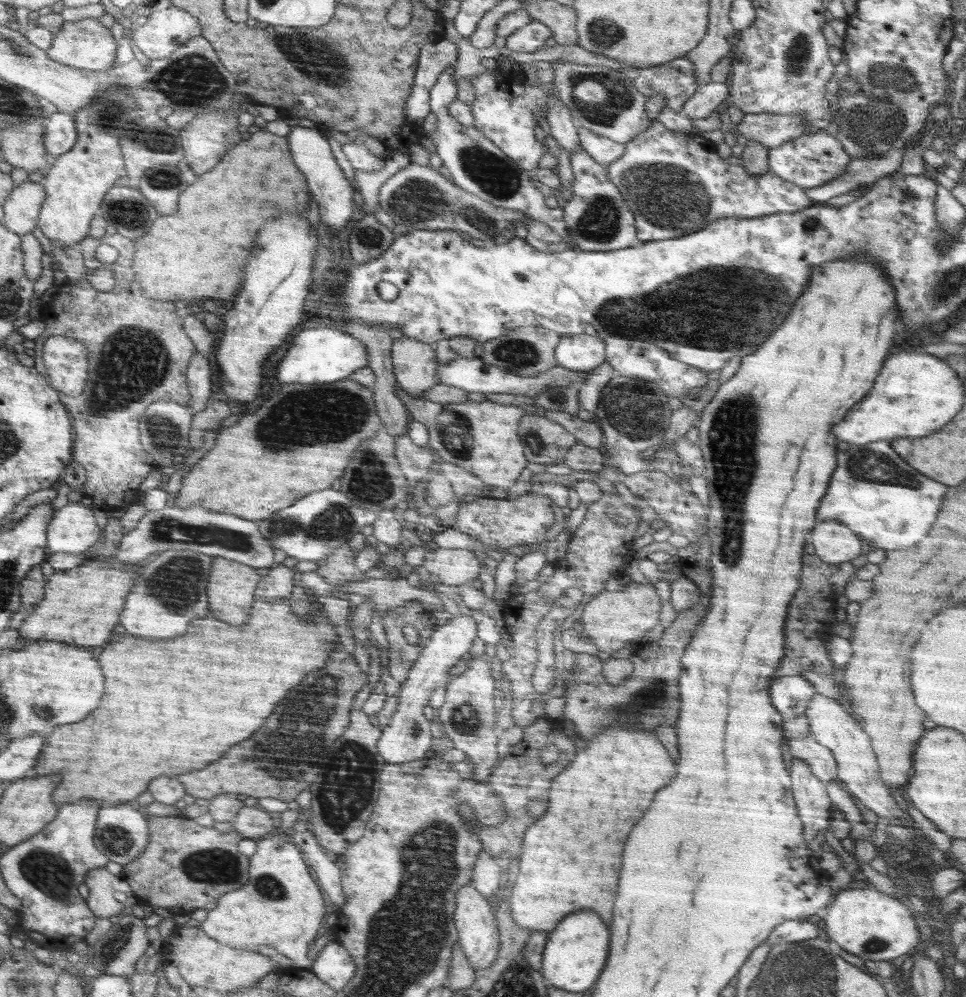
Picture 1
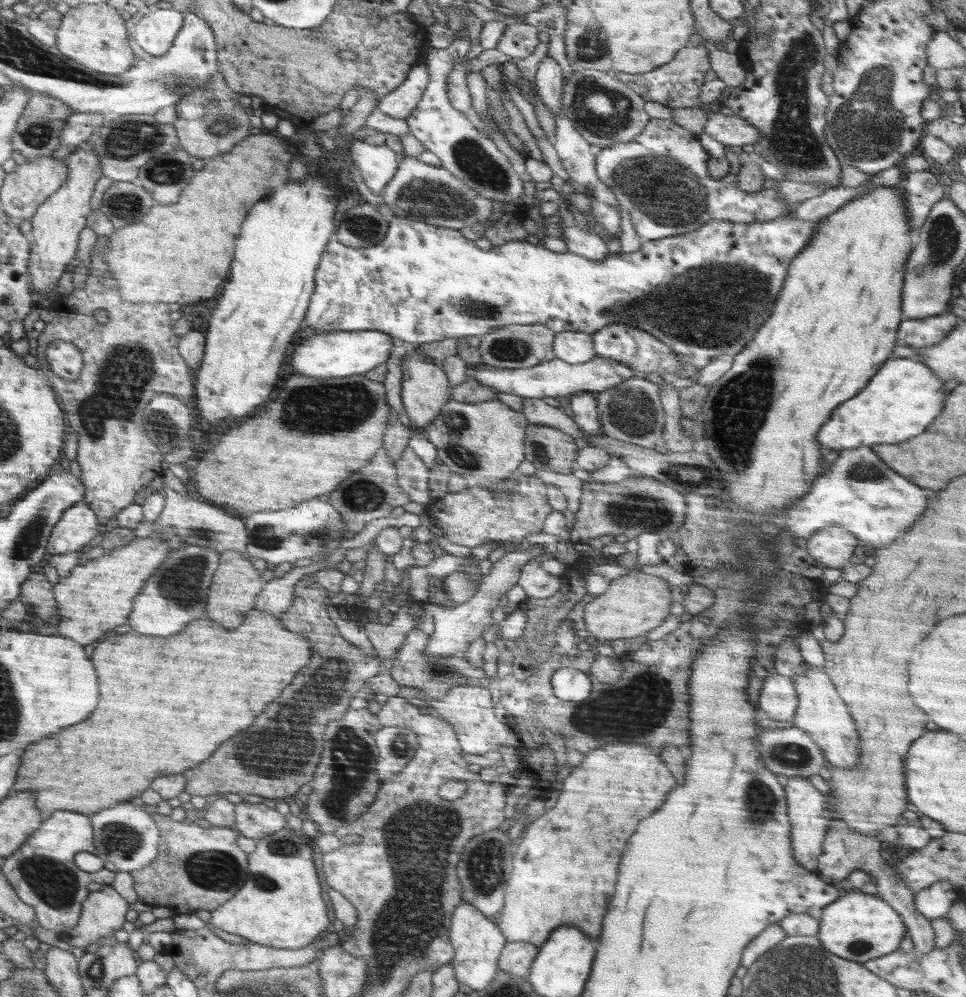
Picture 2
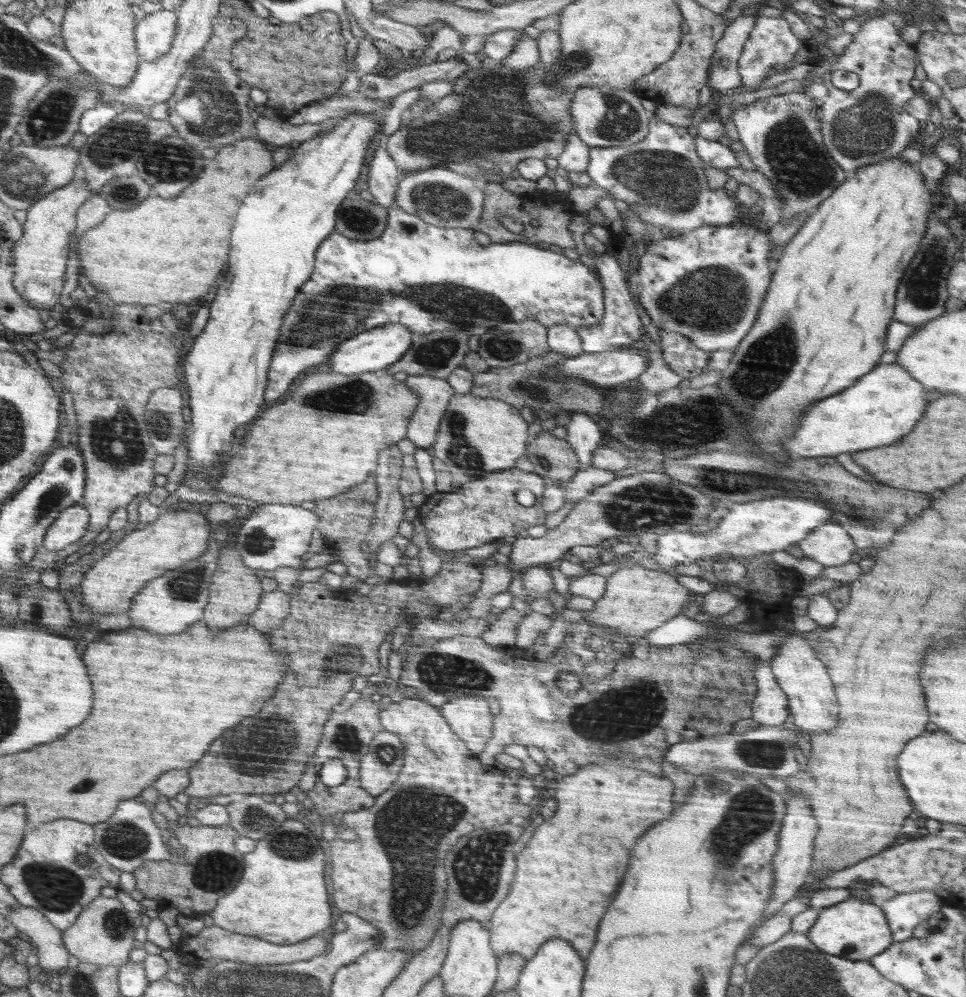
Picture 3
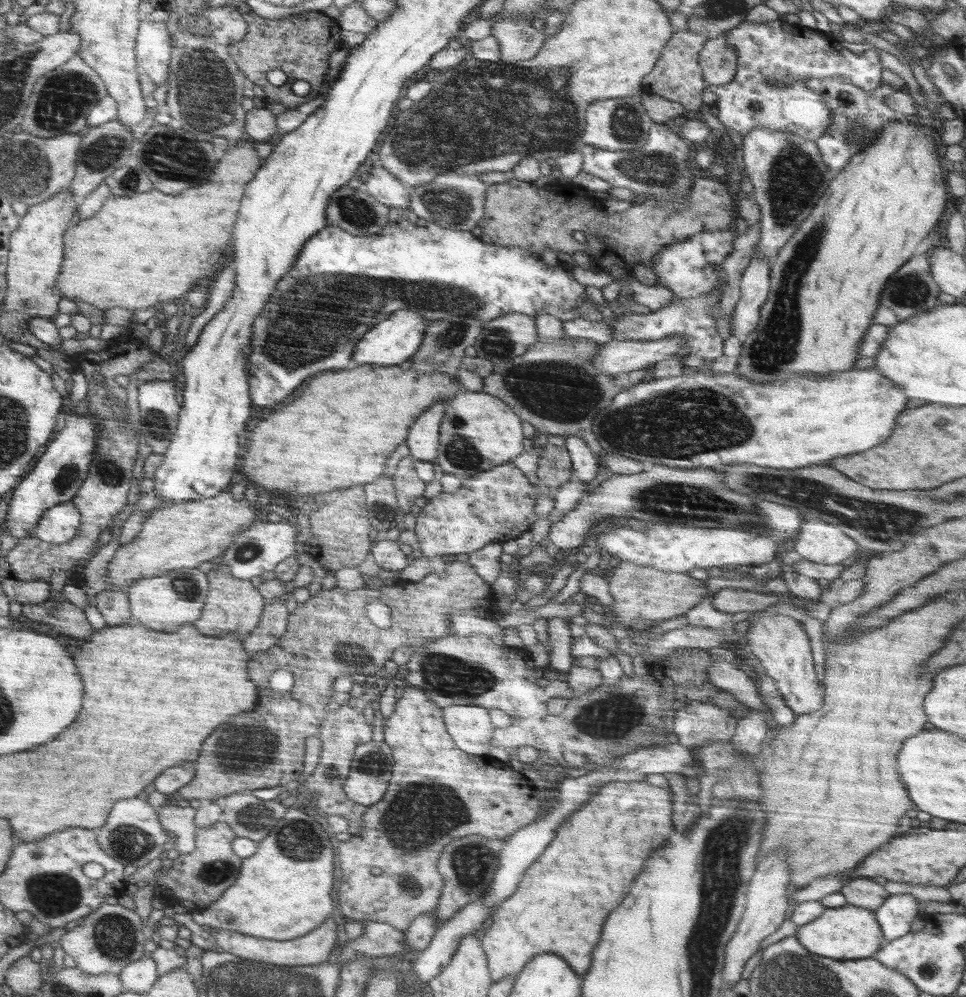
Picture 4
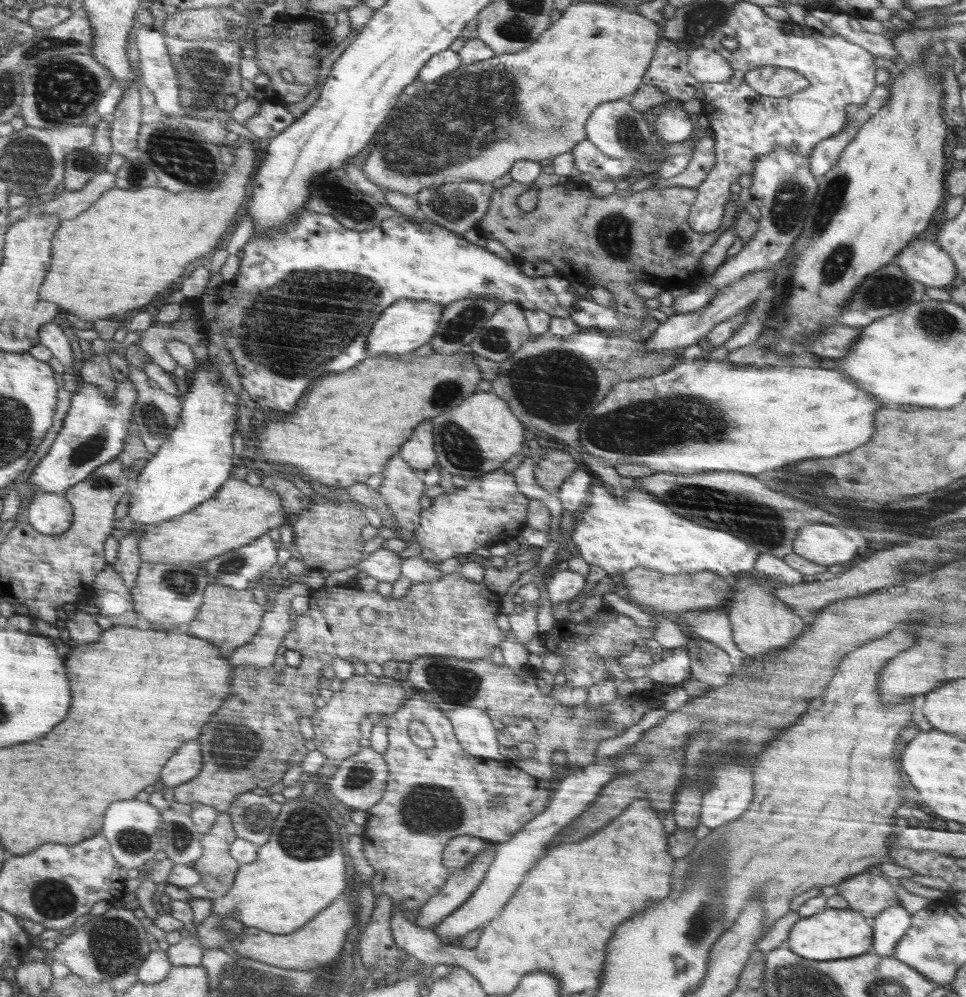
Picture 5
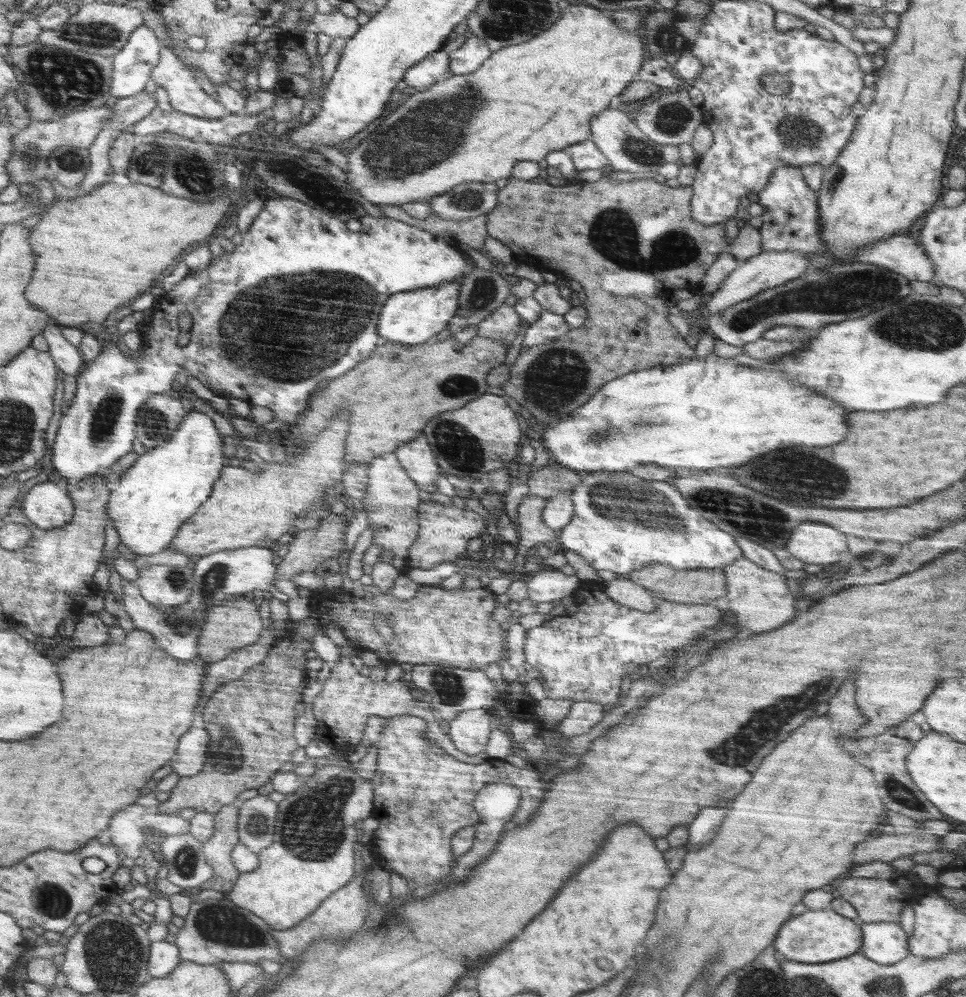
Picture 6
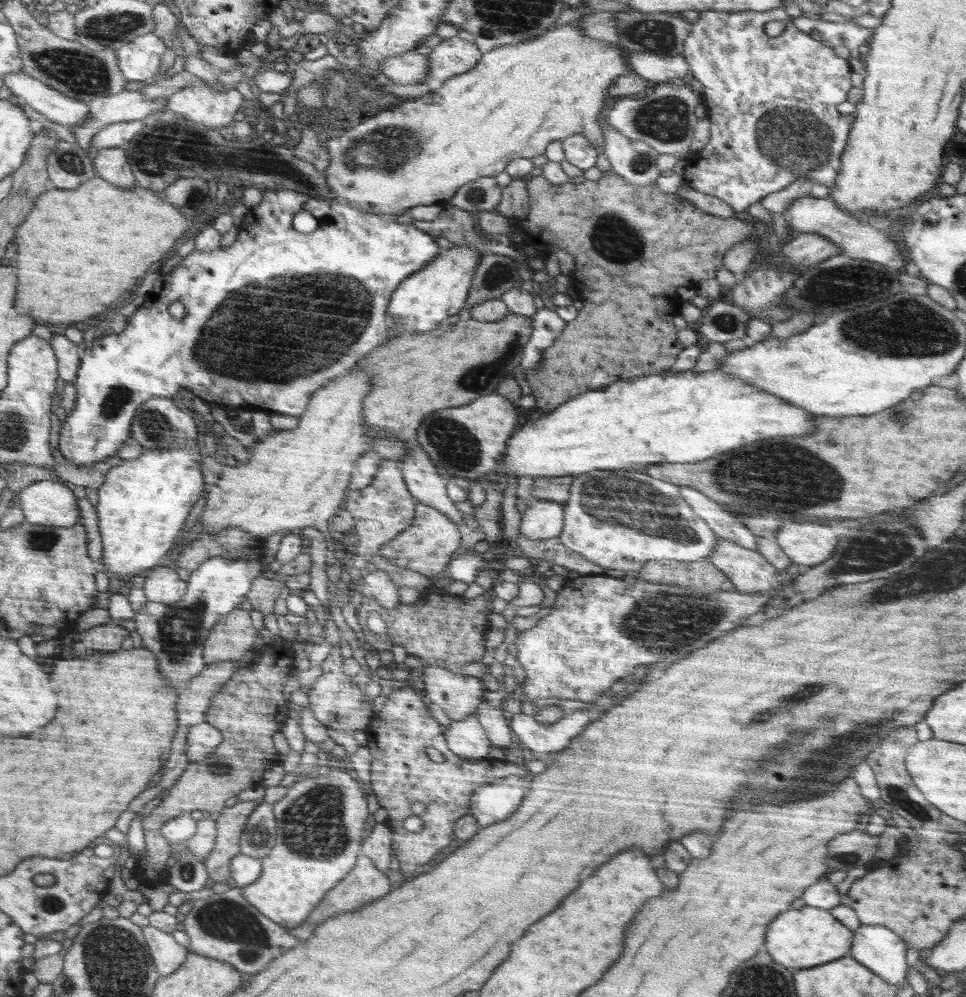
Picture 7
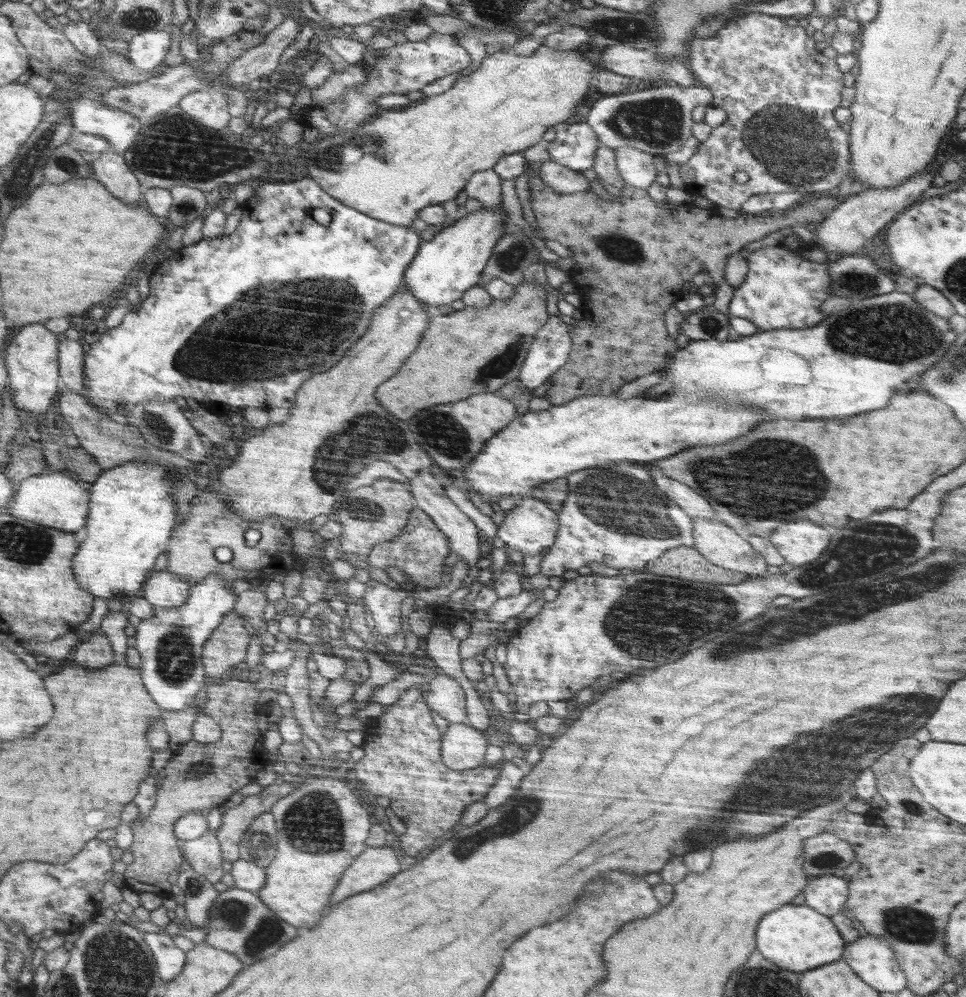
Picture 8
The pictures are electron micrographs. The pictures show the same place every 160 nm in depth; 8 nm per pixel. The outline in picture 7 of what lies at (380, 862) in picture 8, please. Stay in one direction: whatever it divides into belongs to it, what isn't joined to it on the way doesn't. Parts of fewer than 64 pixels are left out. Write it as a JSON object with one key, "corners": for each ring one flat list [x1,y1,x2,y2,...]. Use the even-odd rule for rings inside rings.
{"corners":[[362,854,358,857,358,862,353,867,353,870,324,896,320,905,312,912,309,918,299,927,289,929,288,931,292,936,300,940,306,939,319,924,326,922,328,919,332,920,333,916,341,914,341,912,352,912,357,910,357,908,363,908,363,906,383,898,388,890,390,890,388,878,382,874,381,869,376,867,376,864,373,863,373,860,370,860,370,857]]}

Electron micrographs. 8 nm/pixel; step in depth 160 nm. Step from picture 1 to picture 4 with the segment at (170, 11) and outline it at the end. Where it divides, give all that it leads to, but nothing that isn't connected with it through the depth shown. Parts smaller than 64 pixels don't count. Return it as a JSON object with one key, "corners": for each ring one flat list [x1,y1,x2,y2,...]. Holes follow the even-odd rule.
{"corners":[[144,19,137,36,137,60,144,74,156,86,161,86,169,78,171,41,164,21]]}

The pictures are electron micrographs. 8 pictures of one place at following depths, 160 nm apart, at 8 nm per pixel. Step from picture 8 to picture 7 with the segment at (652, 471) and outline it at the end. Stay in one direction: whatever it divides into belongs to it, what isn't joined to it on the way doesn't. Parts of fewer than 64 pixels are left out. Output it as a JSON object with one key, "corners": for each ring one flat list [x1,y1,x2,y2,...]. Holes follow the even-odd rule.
{"corners":[[680,487,679,494,719,537,756,551,757,537,745,524,738,521,732,514,728,514,728,510,722,510,714,500,706,498,702,492,694,488]]}

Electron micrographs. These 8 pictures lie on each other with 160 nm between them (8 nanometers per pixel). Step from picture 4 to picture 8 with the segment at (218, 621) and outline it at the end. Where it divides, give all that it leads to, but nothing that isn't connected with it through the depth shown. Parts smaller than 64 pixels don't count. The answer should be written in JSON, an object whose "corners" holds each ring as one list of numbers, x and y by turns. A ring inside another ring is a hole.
{"corners":[[232,611,224,615,220,626,204,642,202,662,206,676,220,681,222,674,244,660,250,634,242,626,242,618]]}

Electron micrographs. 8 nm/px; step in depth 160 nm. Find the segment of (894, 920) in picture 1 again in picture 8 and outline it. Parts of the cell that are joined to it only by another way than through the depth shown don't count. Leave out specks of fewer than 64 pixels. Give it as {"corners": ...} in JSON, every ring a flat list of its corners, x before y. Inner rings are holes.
{"corners":[[785,904,782,908,766,914,756,930,757,951,780,968,792,972,804,972,841,959,845,945,846,942,834,926,831,917,806,905]]}

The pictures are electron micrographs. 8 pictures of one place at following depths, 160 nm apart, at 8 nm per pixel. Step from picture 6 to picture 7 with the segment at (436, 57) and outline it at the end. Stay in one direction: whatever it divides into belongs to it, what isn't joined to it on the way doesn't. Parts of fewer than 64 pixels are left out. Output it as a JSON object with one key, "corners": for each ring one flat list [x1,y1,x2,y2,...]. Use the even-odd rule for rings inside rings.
{"corners":[[417,51,389,56,388,59,380,61,380,70,394,84,414,85,424,83,426,75,430,71,429,56]]}

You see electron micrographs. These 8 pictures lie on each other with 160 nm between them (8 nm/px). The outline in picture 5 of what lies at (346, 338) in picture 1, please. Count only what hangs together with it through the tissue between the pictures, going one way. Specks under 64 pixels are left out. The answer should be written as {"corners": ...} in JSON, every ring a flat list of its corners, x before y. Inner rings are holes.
{"corners":[[400,299,386,308,369,332,369,354,371,358,378,355,408,355,421,346,430,342,438,328,444,306,429,300,416,301,413,299]]}

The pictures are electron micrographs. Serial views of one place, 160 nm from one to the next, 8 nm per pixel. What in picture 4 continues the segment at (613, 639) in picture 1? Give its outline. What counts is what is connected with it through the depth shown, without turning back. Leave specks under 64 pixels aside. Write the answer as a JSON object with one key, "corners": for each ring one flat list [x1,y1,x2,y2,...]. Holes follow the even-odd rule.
{"corners":[[621,562,614,567,614,572,609,578,609,591,613,601,607,613,631,630,646,629,646,626,640,625,640,619,642,622,655,625,667,619,681,617,696,606,702,597,712,595,705,582,695,580,686,573,668,573,653,568,642,569,640,565,630,562]]}

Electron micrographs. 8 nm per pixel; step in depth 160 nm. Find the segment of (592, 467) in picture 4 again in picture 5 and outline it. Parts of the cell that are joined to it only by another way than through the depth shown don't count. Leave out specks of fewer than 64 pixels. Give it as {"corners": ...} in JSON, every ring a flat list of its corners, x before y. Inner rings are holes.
{"corners":[[579,467,561,485,557,492,563,504,563,512,575,512,577,514,590,496,591,485,595,475,587,468]]}

